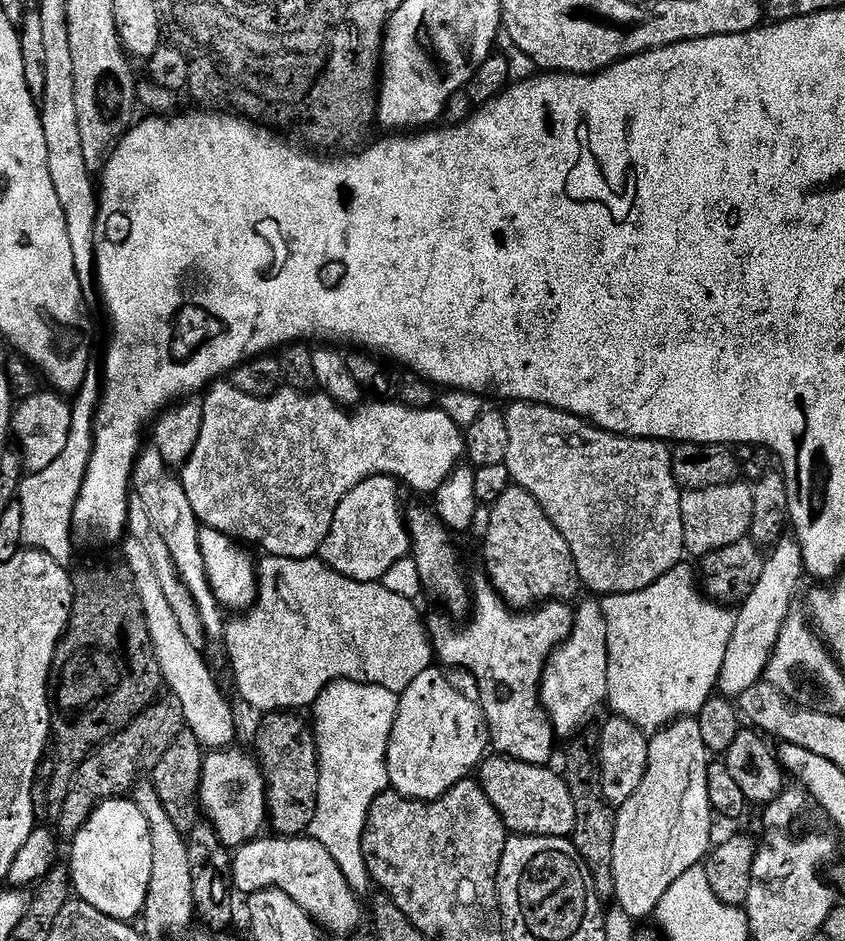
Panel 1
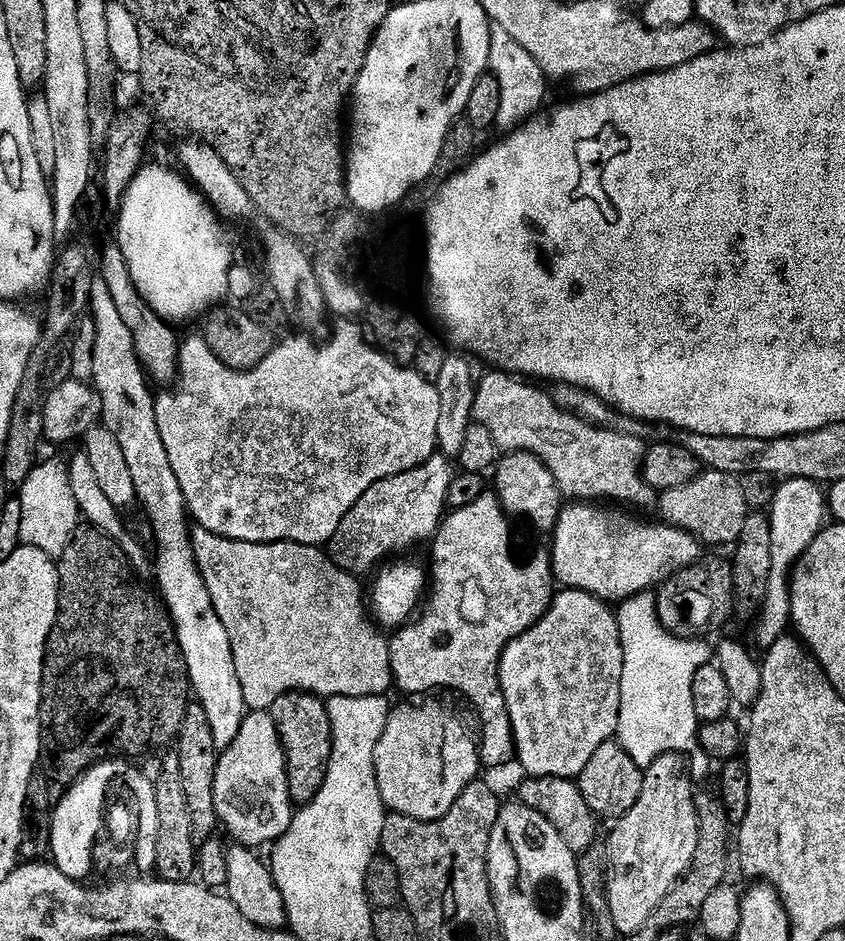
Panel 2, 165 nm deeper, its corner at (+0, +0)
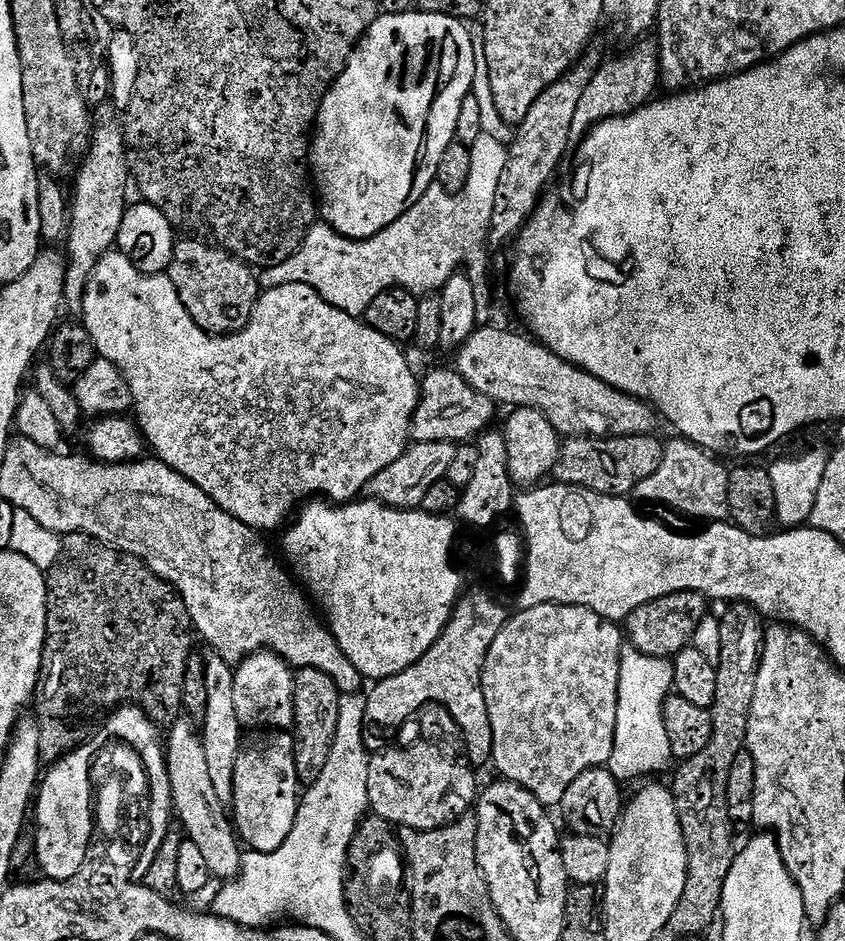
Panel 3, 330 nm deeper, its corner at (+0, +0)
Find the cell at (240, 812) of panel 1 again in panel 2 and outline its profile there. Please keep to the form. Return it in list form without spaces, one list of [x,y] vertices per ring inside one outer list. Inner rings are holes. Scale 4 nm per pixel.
[[[249,711],[244,717],[242,722],[242,730],[238,730],[238,738],[234,738],[234,742],[229,748],[223,749],[219,753],[219,760],[217,762],[217,774],[214,776],[214,806],[217,807],[217,818],[222,828],[229,832],[233,836],[237,845],[251,848],[253,850],[260,850],[263,844],[267,846],[275,845],[276,841],[280,839],[280,835],[288,829],[288,822],[290,819],[290,801],[286,795],[286,777],[284,774],[284,747],[280,741],[280,735],[278,734],[278,726],[274,722],[271,711],[266,712],[253,712]]]

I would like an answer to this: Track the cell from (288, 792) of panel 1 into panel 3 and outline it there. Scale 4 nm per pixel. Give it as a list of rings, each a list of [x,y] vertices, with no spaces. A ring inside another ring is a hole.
[[[297,668],[294,675],[296,678],[294,690],[296,769],[301,785],[307,786],[318,782],[330,758],[330,750],[334,747],[334,734],[338,734],[338,702],[342,693],[338,690],[334,678],[330,678],[330,674],[322,674],[322,670]]]

